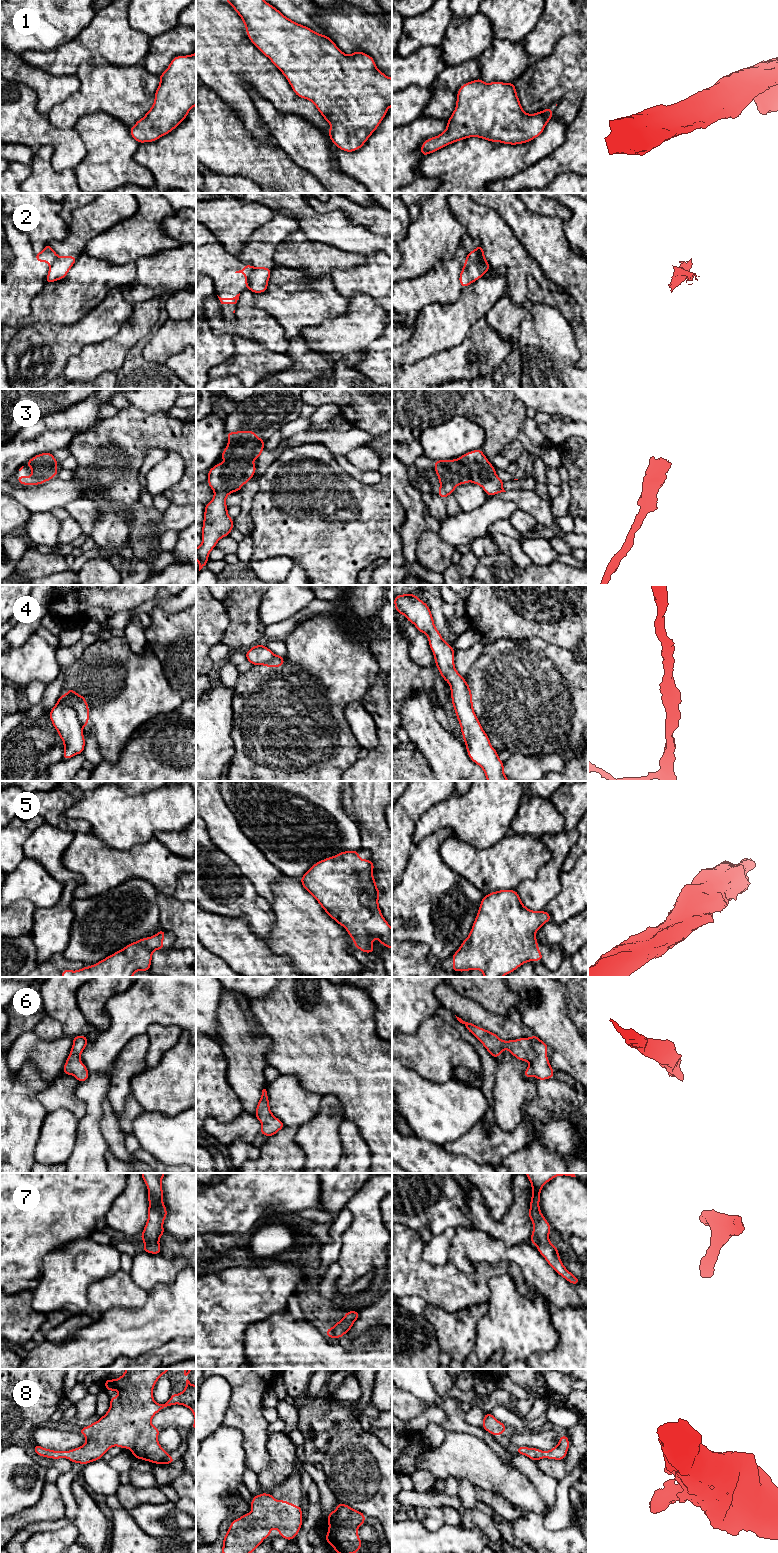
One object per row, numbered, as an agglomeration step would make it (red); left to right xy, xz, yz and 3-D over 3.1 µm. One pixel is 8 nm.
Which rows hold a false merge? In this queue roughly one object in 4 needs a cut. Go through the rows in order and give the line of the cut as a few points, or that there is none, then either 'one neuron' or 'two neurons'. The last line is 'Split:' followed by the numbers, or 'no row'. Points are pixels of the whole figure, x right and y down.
1: cut none; one neuron
2: cut xz (251, 266), (248, 288); two neurons
3: cut none; one neuron
4: cut xy (75, 694), (69, 704), (75, 710), (82, 726); two neurons
5: cut none; one neuron
6: cut none; one neuron
7: cut none; one neuron
8: cut none; one neuron
Split: 2, 4

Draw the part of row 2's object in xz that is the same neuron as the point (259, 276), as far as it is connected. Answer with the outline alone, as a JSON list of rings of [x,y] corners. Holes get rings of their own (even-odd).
[[[251,266],[249,274],[249,290],[253,293],[266,292],[270,275],[270,268]]]

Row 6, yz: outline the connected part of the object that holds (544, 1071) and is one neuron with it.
[[[457,1016],[456,1018],[483,1044],[494,1058],[499,1057],[502,1051],[506,1049],[518,1060],[528,1061],[529,1066],[524,1071],[525,1078],[530,1076],[534,1076],[538,1080],[553,1078],[554,1070],[550,1066],[546,1055],[549,1047],[536,1035],[530,1038],[523,1037],[516,1040],[503,1041],[493,1032],[480,1028],[471,1022],[465,1022]]]

